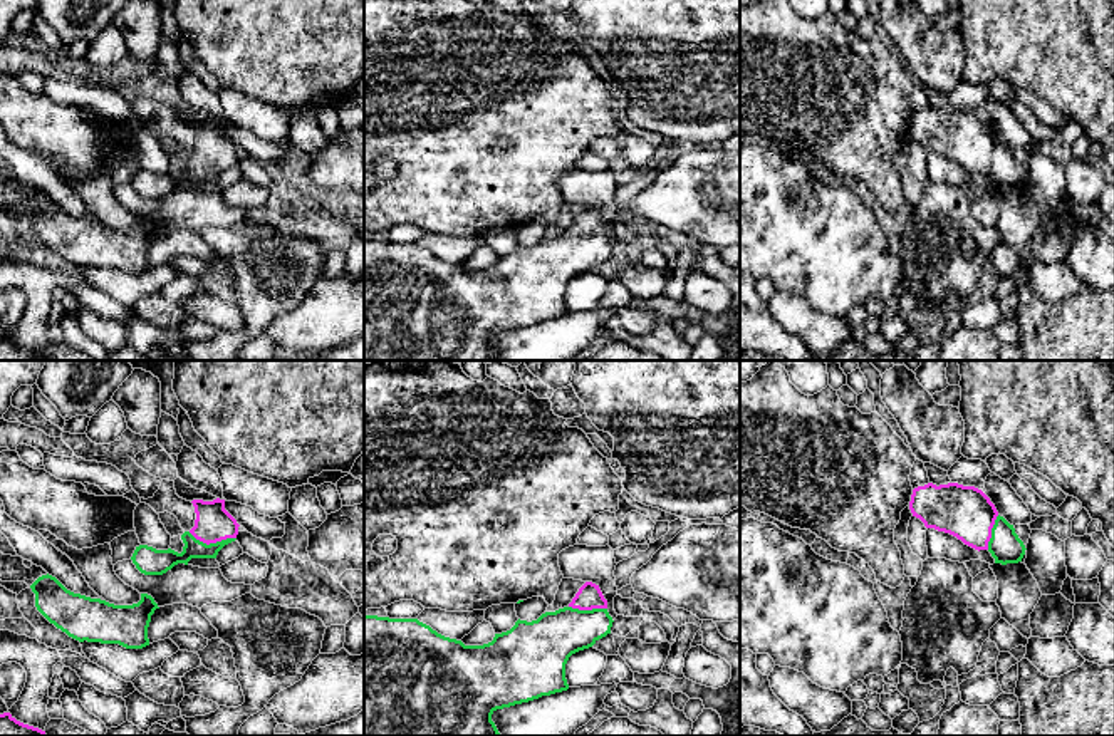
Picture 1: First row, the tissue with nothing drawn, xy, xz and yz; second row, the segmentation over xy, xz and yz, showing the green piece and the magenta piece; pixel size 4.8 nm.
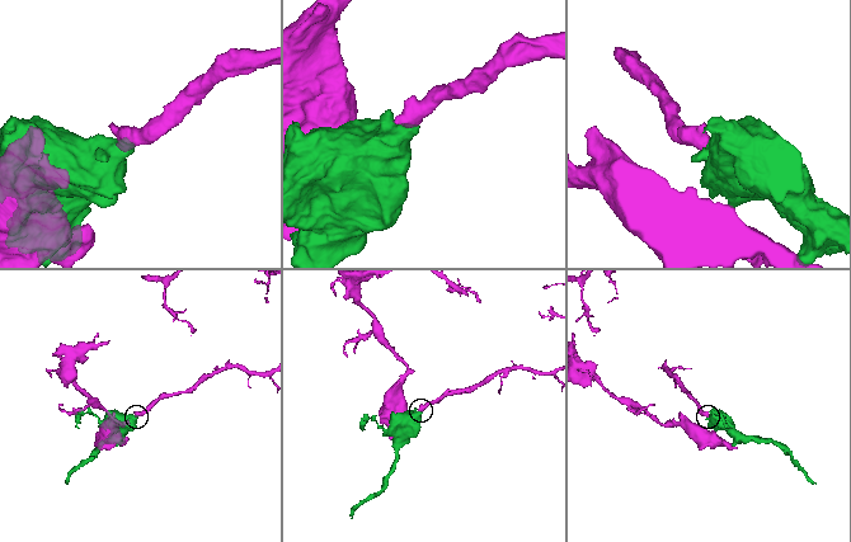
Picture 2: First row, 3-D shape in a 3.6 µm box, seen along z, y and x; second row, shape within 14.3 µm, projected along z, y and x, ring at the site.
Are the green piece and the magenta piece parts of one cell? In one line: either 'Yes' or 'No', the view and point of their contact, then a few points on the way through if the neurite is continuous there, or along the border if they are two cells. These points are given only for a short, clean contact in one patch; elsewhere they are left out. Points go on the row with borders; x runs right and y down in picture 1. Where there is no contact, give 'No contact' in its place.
Yes. Touches green at xy (212, 544). Path across: xy (163, 560), (212, 544), (213, 523)

